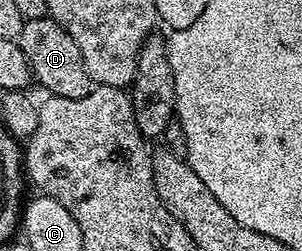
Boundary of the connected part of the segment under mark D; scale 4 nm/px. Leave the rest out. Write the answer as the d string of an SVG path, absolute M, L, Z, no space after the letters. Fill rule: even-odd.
M51 16L24 21L23 30L17 40L31 68L32 78L36 82L40 81L50 96L81 99L91 93L93 82L89 71L85 71L81 47L77 47L73 35L69 35L69 31L65 31L65 27L58 25Z

